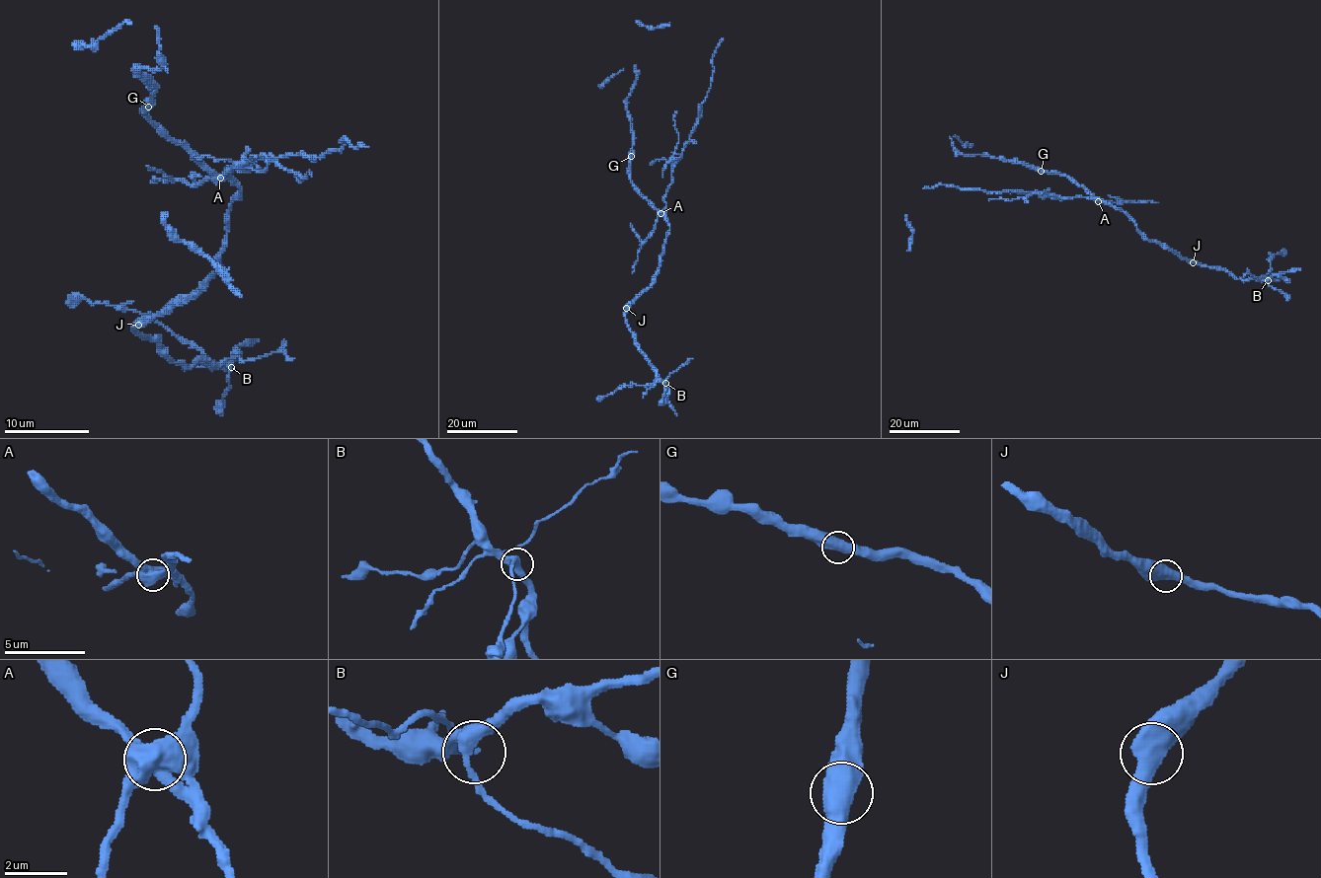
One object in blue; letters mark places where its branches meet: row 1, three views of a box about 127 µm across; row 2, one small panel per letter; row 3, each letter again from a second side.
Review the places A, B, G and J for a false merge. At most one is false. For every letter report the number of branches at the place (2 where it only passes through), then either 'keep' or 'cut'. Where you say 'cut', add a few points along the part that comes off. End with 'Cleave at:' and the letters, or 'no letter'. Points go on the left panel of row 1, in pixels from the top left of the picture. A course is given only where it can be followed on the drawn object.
A: 3 branches meet; cut; foreign part runs (220, 179), (227, 168), (244, 170), (263, 155), (314, 157), (339, 151), (344, 138), (368, 147)
B: 3 branches meet; keep
G: 2 branches meet; keep
J: 2 branches meet; keep
Cleave at: A

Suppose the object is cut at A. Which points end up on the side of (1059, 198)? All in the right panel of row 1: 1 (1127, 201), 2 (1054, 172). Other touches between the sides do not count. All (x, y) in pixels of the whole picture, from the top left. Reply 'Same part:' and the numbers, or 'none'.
Same part: 1

